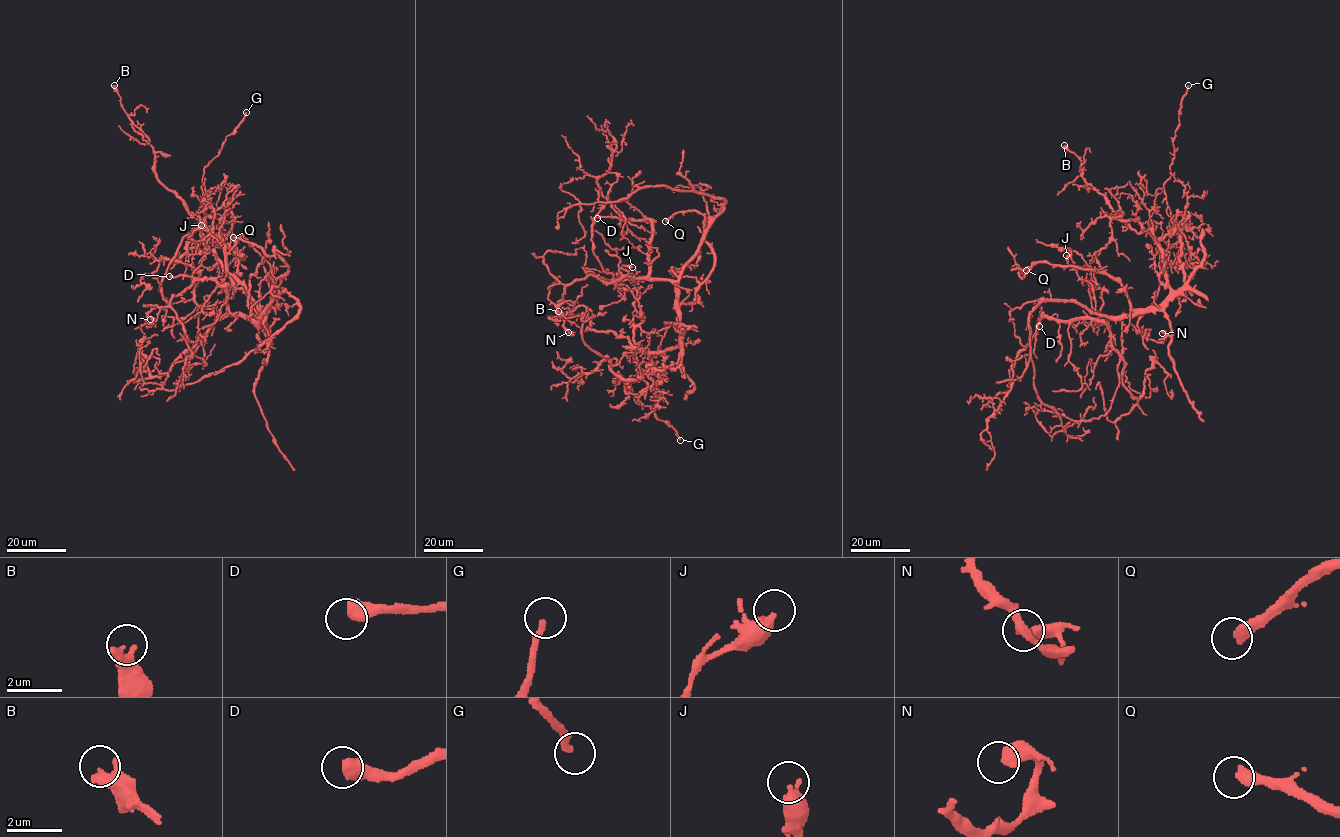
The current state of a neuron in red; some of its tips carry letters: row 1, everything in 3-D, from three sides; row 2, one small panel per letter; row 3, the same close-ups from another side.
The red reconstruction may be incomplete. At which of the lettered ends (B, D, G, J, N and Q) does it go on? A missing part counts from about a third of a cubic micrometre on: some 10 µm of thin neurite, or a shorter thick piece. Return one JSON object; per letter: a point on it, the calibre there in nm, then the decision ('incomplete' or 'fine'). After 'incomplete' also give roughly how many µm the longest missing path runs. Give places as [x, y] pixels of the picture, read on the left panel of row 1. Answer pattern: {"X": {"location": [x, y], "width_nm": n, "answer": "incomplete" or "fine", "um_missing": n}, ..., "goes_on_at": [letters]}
{"B": {"location": [114, 85], "width_nm": 440, "answer": "fine"}, "D": {"location": [169, 276], "width_nm": 550, "answer": "incomplete", "um_missing": 15}, "G": {"location": [246, 112], "width_nm": 240, "answer": "fine"}, "J": {"location": [201, 225], "width_nm": 360, "answer": "fine"}, "N": {"location": [150, 319], "width_nm": 480, "answer": "fine"}, "Q": {"location": [233, 237], "width_nm": 400, "answer": "incomplete", "um_missing": 45}, "goes_on_at": ["D", "Q"]}

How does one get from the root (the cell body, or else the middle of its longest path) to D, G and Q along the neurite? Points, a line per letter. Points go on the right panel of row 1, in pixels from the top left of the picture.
D: (1126, 314), (1108, 316), (1107, 321), (1084, 318), (1056, 321), (1040, 315), (1039, 326)
G: (1126, 314), (1162, 305), (1185, 283), (1181, 233), (1164, 185), (1170, 176), (1173, 139), (1188, 85)
Q: (1126, 314), (1134, 310), (1123, 287), (1103, 273), (1045, 261), (1037, 262), (1020, 276), (1018, 273), (1026, 270)

